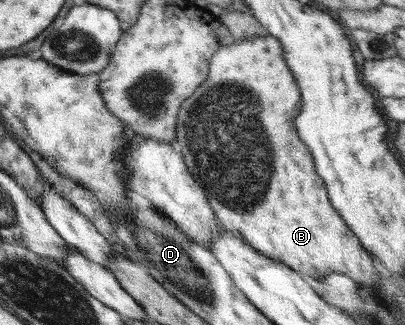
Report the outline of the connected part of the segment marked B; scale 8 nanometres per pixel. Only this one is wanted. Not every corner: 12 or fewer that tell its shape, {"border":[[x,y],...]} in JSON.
{"border":[[278,39],[220,48],[176,149],[306,279],[379,273],[327,196]]}

